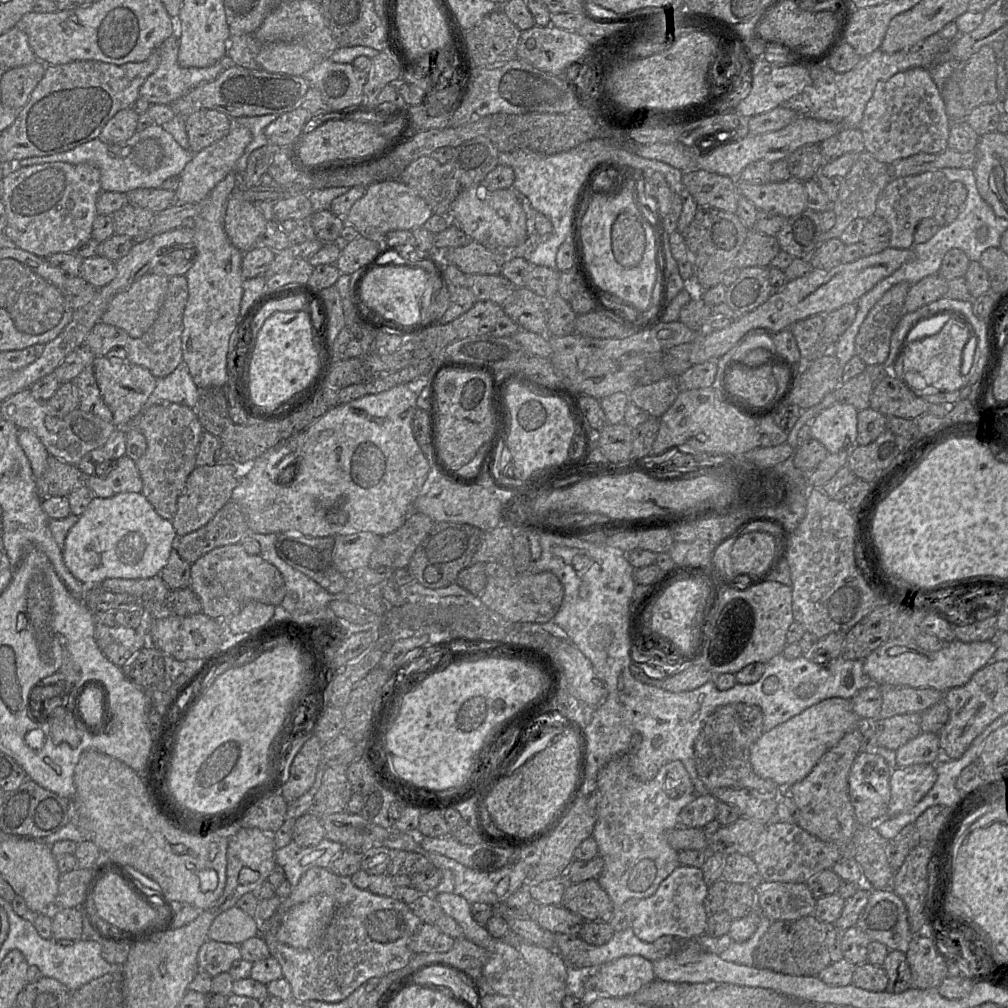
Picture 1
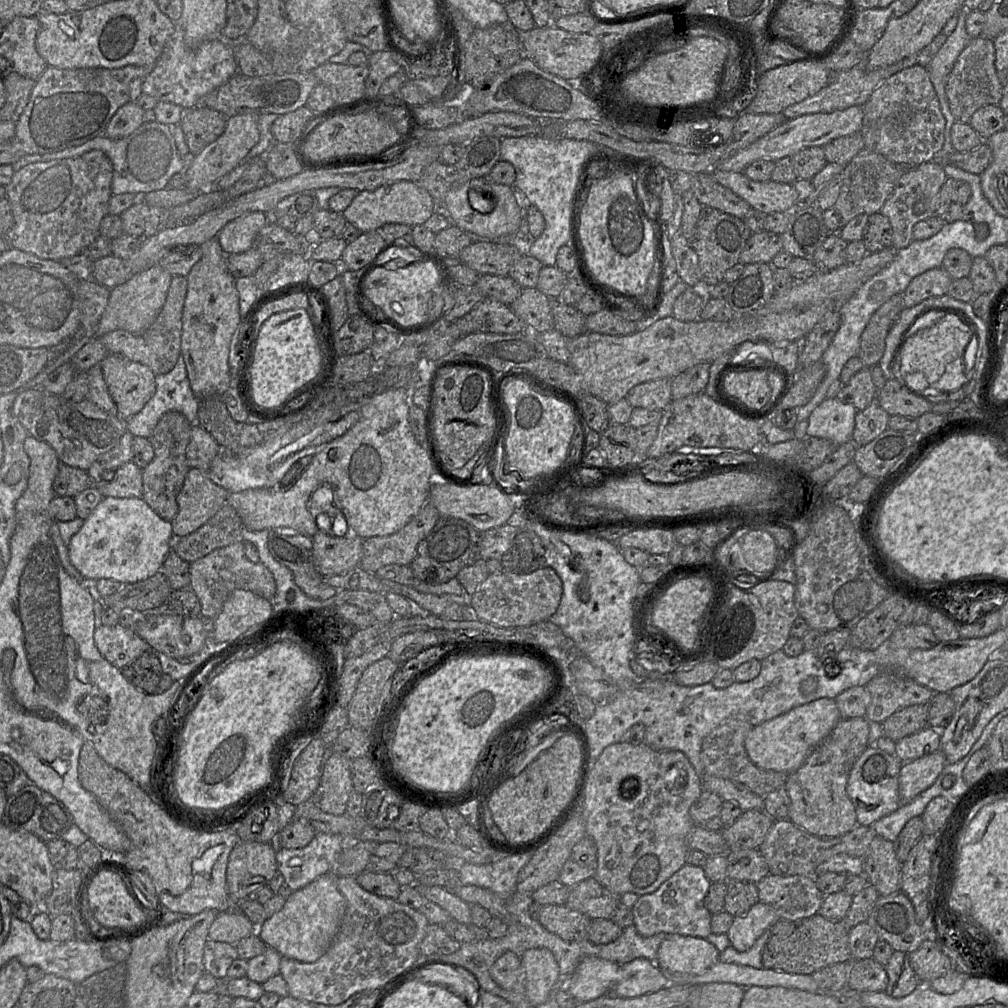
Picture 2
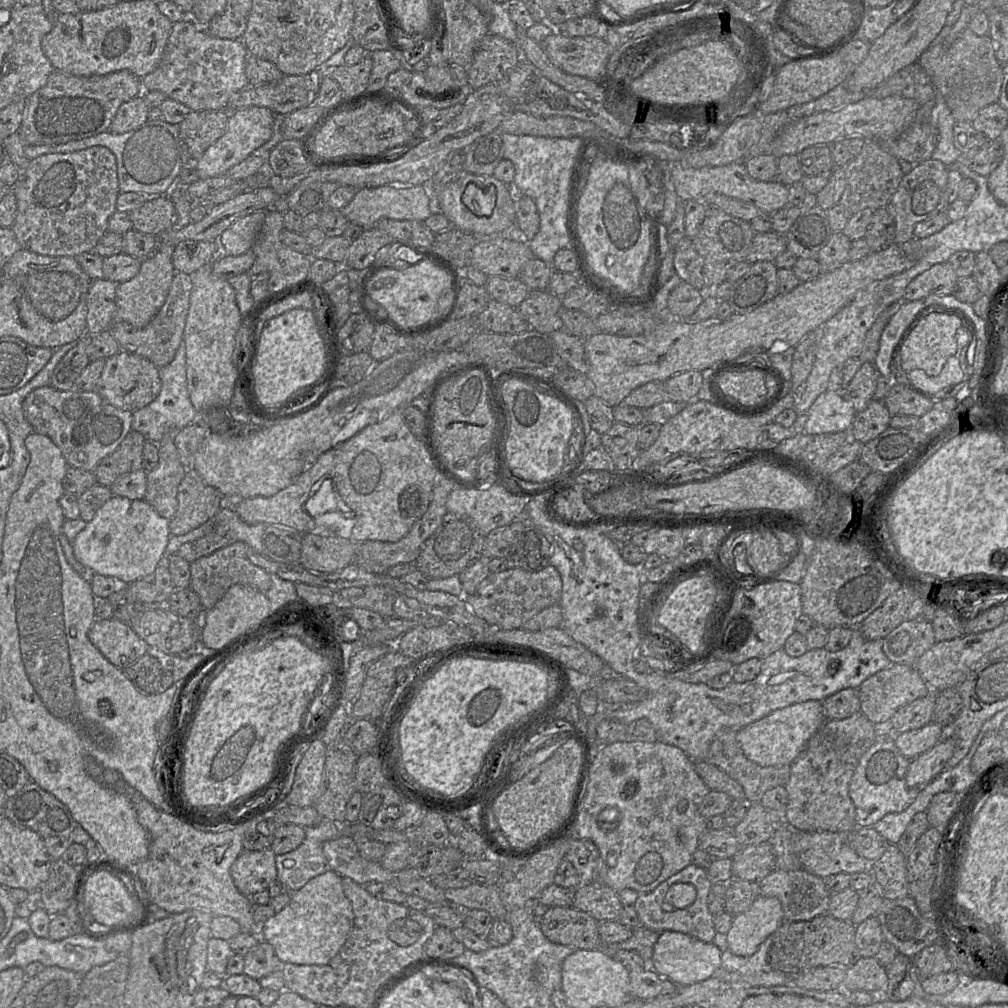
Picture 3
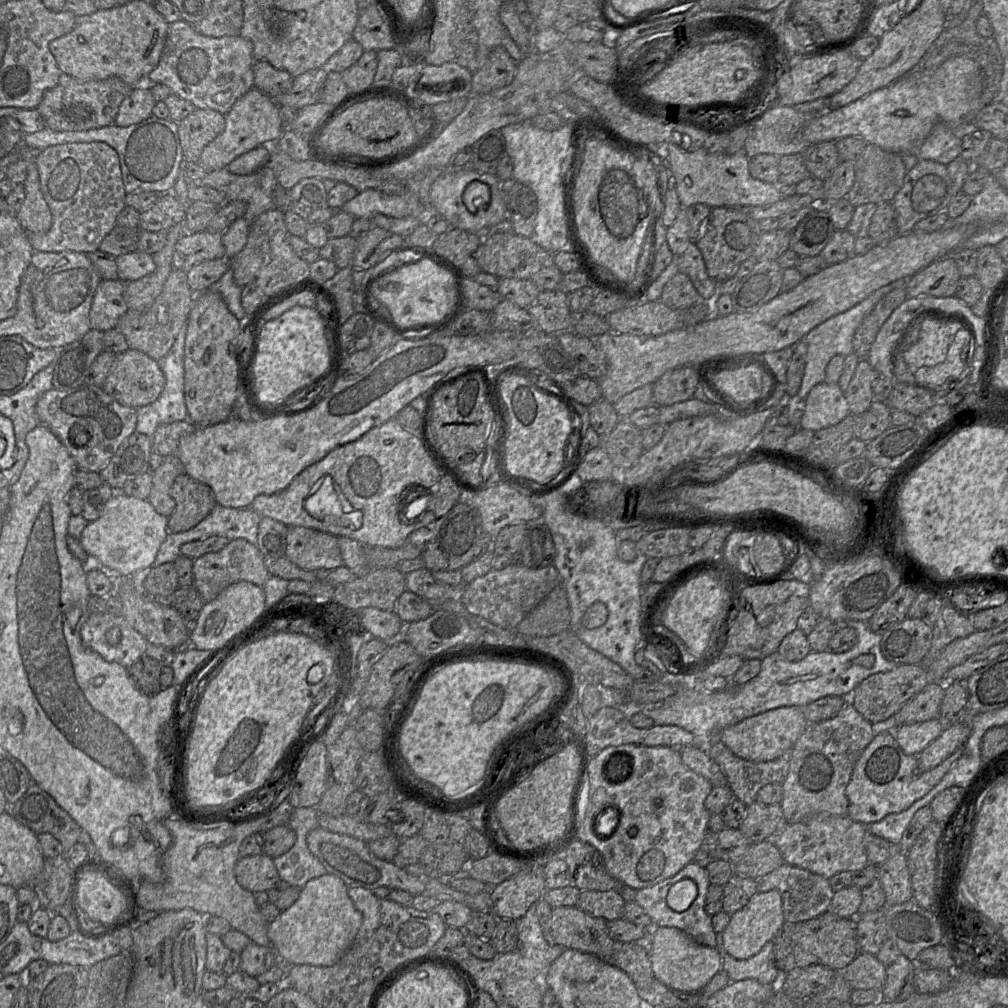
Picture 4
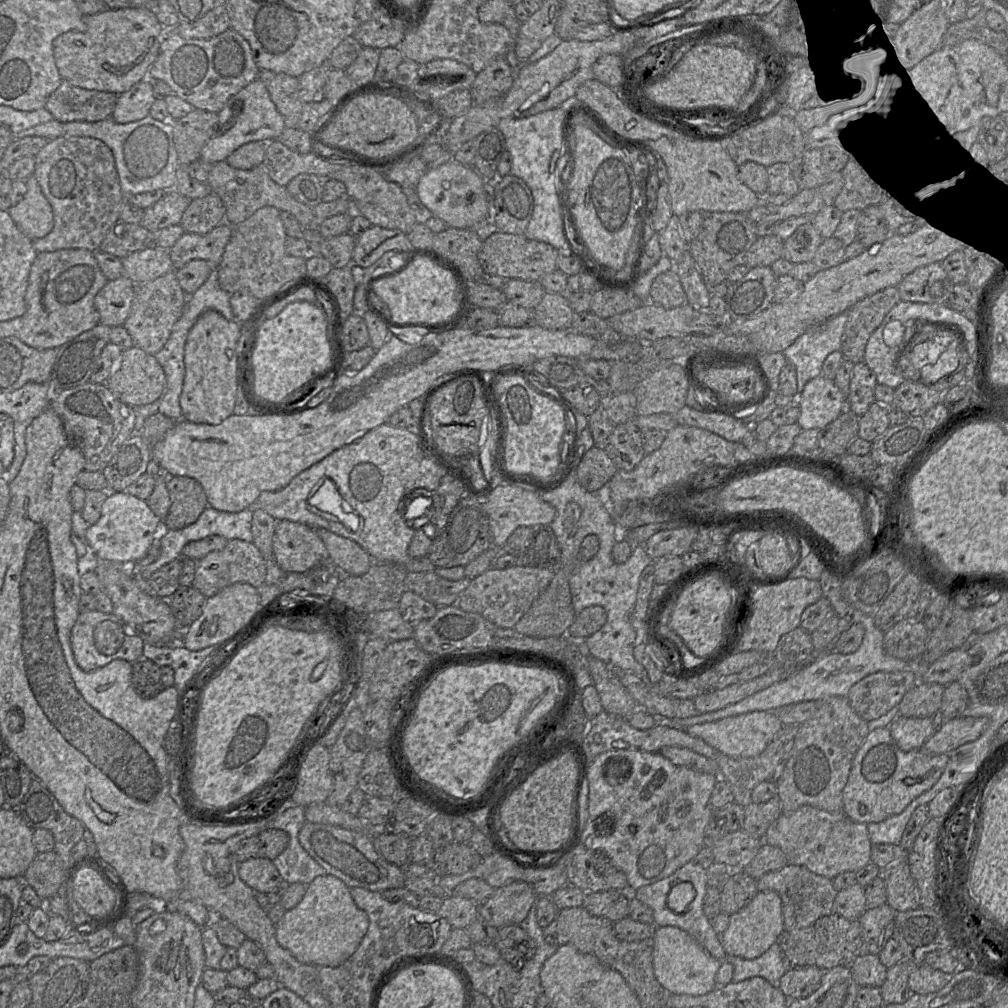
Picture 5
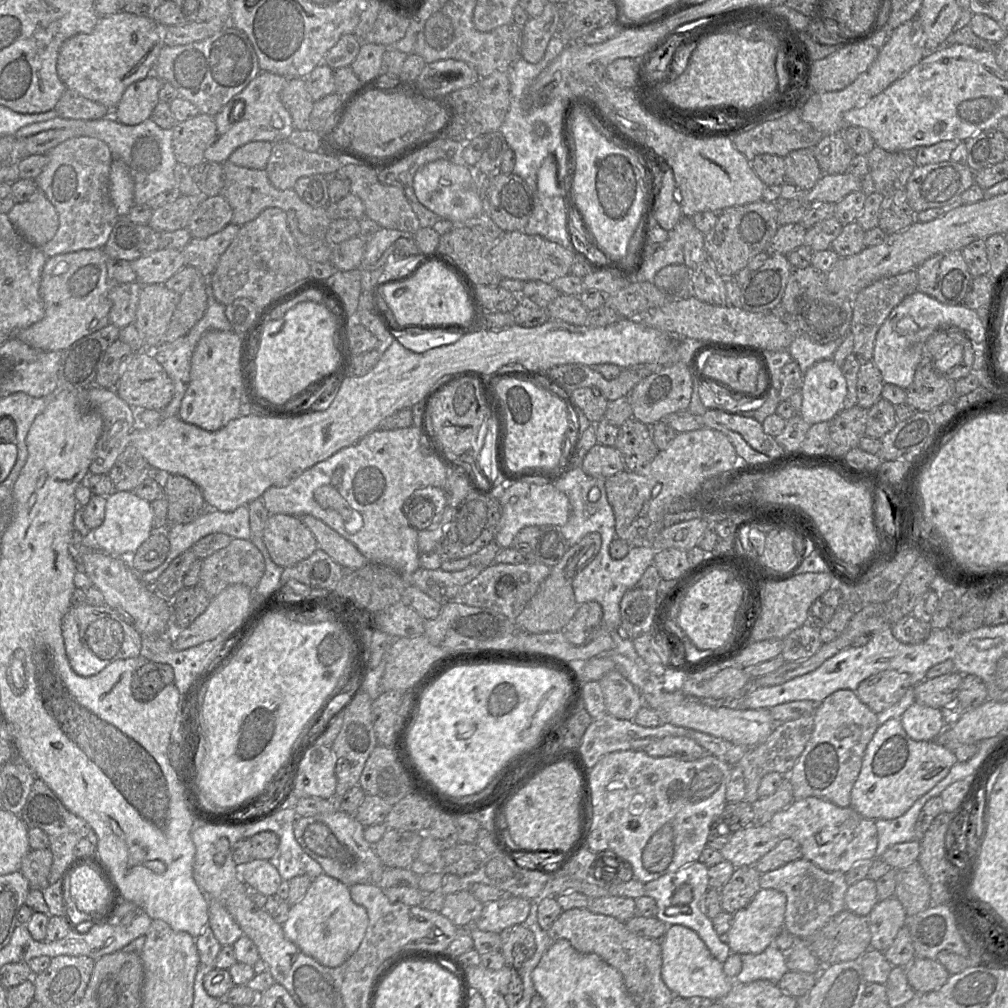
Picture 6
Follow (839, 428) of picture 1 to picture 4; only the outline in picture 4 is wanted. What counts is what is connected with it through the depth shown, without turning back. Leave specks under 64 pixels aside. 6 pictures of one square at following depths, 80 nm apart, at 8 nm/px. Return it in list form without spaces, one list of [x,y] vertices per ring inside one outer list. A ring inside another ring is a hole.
[[[822,382],[814,386],[802,402],[800,428],[817,432],[834,426],[850,414],[845,393],[838,384]]]

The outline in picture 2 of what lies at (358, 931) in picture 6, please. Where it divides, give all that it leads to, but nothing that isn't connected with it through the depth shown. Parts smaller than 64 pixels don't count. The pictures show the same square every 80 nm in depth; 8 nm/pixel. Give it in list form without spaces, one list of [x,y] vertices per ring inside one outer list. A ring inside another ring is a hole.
[[[327,873],[325,875],[318,877],[317,879],[315,879],[302,889],[293,891],[292,894],[287,898],[286,903],[284,904],[282,909],[276,912],[271,917],[267,918],[260,926],[257,927],[257,934],[260,937],[260,939],[265,943],[265,945],[277,951],[281,955],[281,957],[286,957],[304,963],[316,962],[322,955],[324,955],[325,952],[330,947],[330,945],[332,944],[332,941],[334,940],[339,930],[339,926],[341,924],[342,918],[346,910],[346,899],[338,890],[337,877],[348,877],[348,876],[337,876],[335,873]]]

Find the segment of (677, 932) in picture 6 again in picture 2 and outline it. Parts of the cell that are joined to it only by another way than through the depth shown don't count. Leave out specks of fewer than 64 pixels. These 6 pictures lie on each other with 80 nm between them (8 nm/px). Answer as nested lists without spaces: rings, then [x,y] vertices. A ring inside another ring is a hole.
[[[668,934],[661,943],[656,963],[671,973],[702,975],[720,959],[720,952],[705,938]]]

